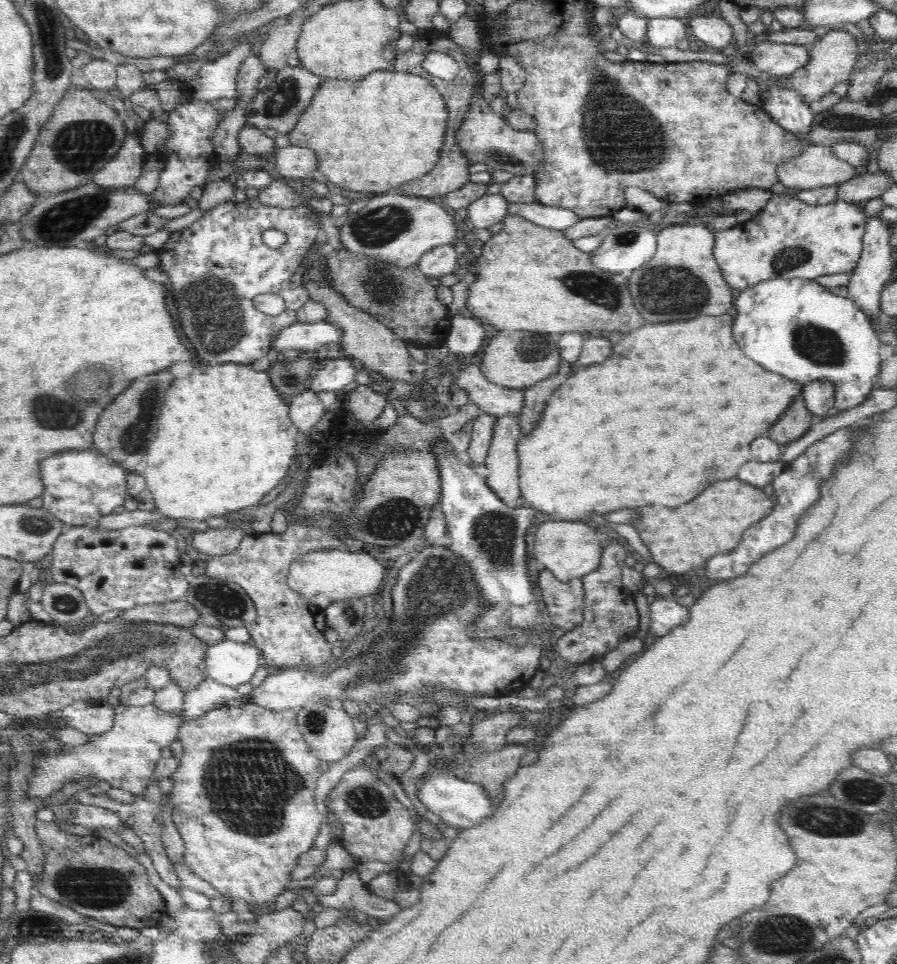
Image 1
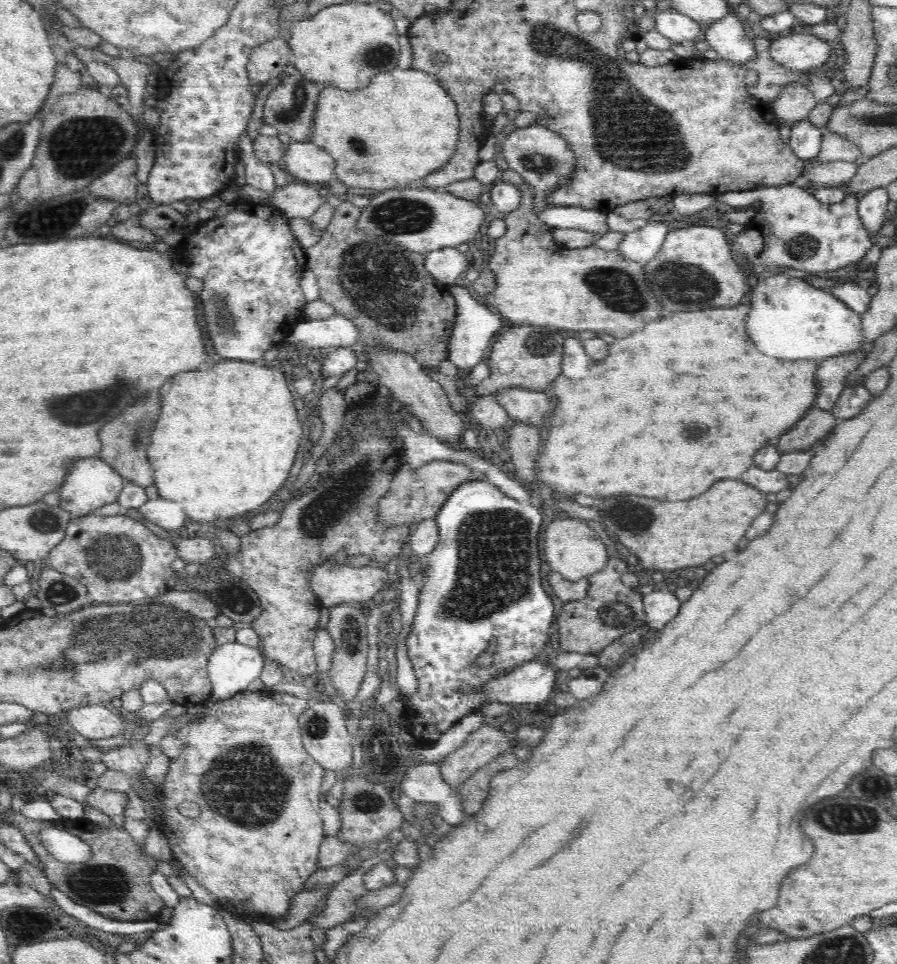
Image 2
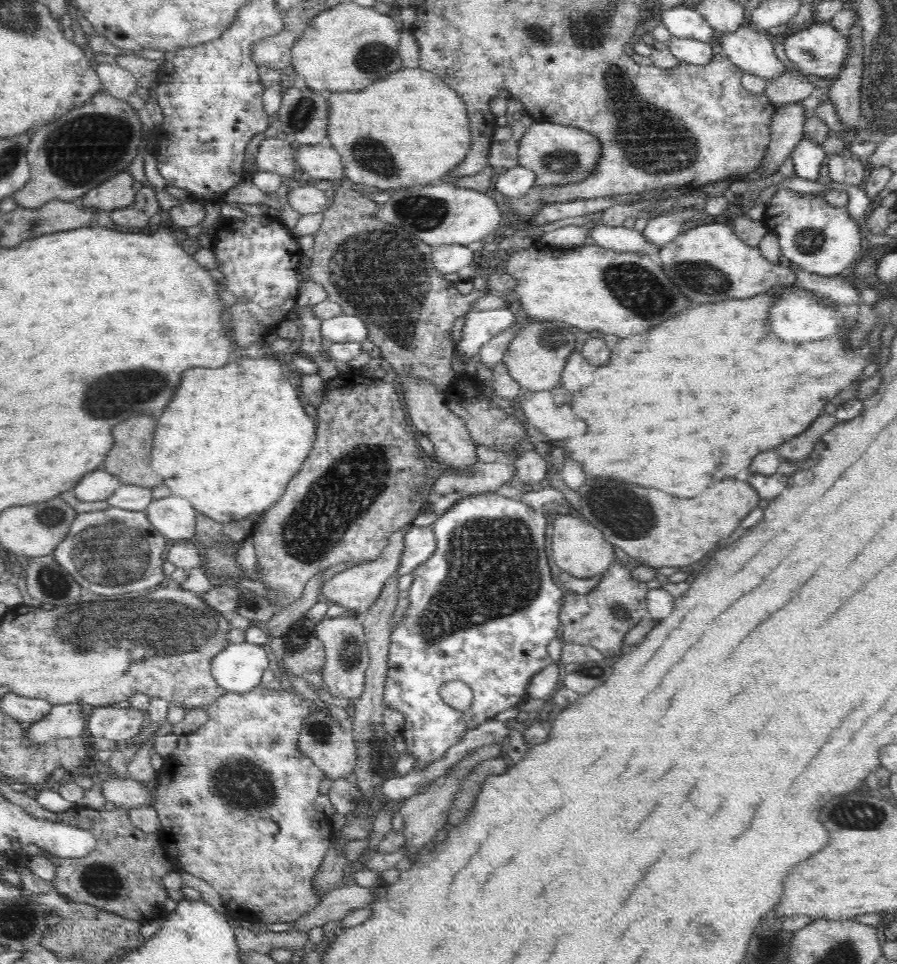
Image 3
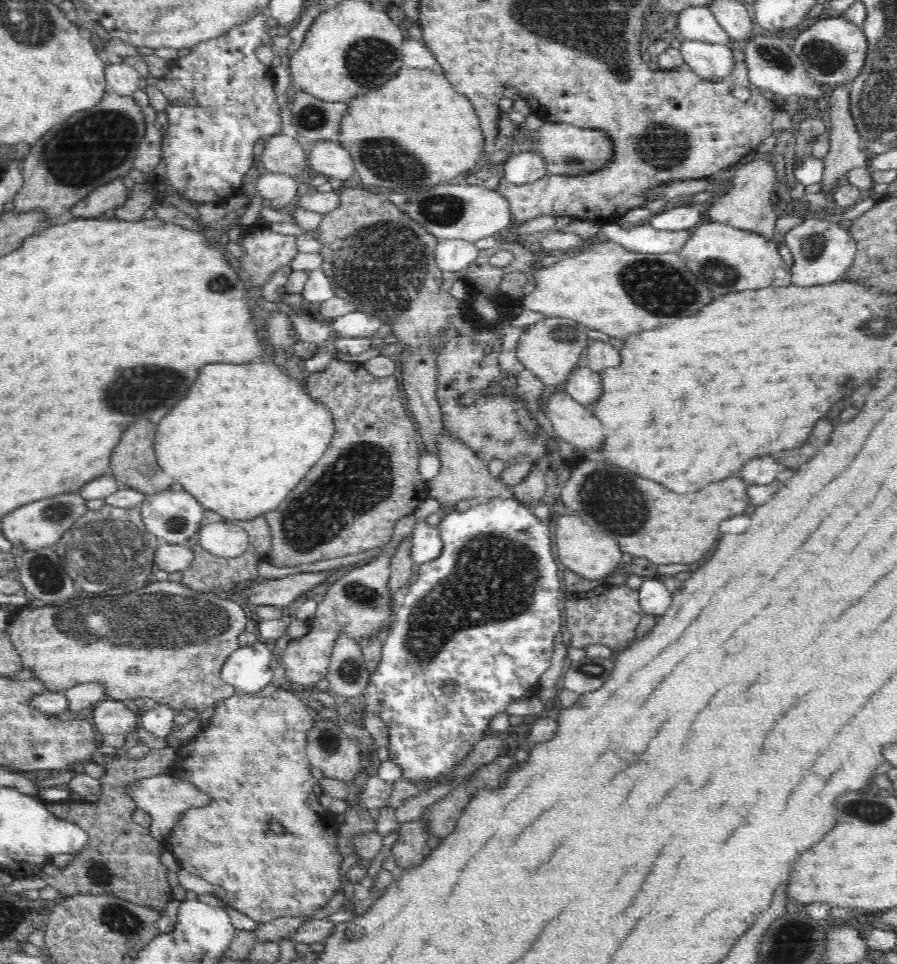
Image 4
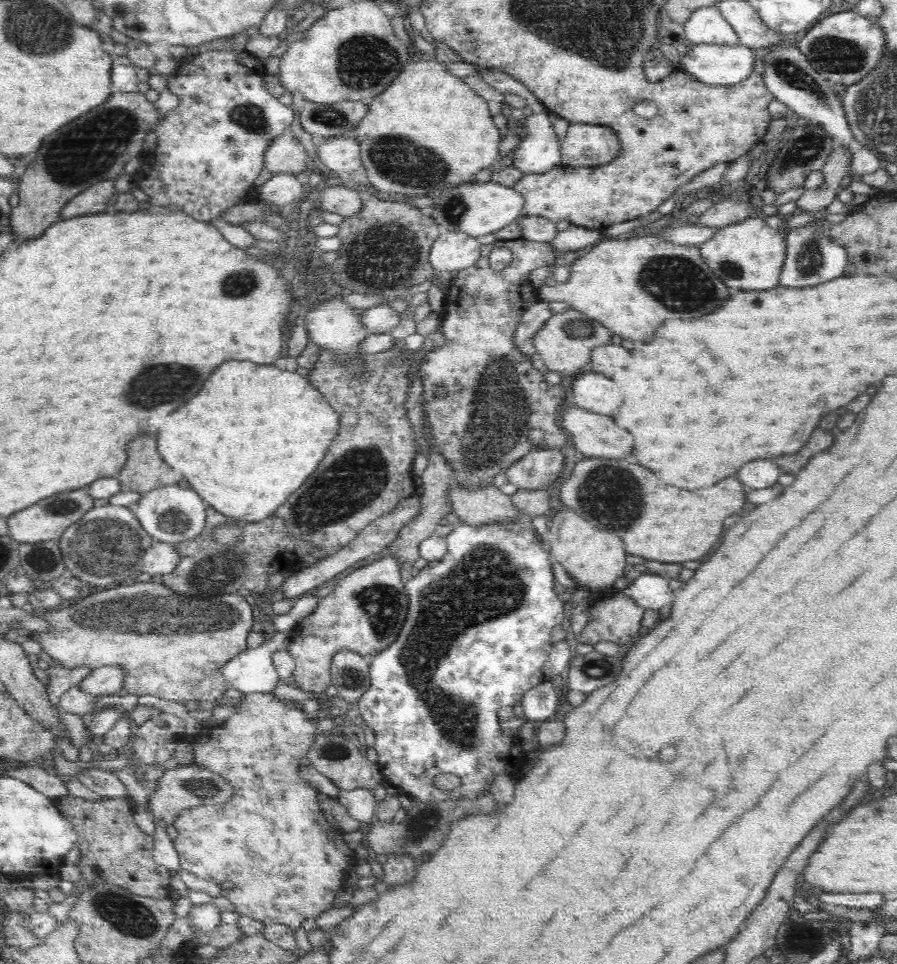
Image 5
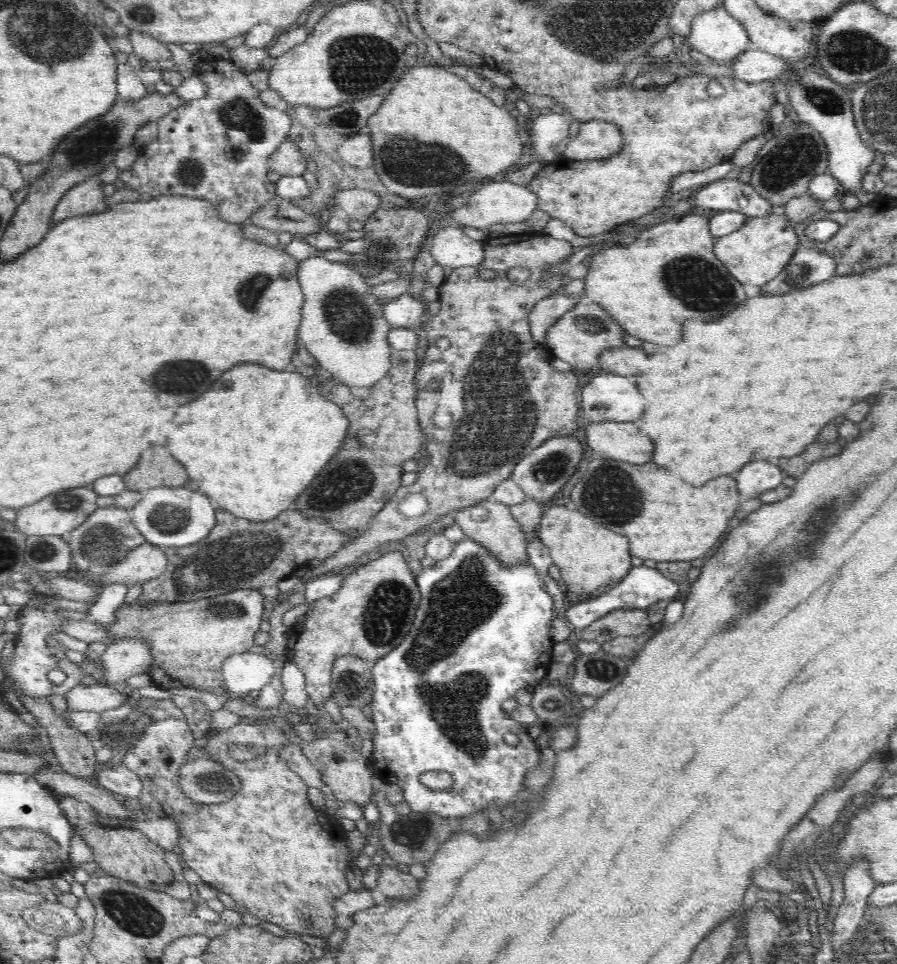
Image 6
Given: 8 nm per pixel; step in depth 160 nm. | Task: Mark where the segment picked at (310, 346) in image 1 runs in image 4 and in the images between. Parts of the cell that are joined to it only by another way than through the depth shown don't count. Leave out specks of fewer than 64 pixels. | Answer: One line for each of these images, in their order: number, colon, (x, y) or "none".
2: (337, 331)
3: (343, 328)
4: (354, 324)

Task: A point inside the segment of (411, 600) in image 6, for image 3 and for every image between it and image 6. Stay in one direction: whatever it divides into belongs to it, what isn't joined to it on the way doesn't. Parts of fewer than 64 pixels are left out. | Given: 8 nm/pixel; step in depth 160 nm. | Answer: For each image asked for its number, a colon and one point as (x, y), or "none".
3: (357, 588)
4: (359, 604)
5: (364, 613)

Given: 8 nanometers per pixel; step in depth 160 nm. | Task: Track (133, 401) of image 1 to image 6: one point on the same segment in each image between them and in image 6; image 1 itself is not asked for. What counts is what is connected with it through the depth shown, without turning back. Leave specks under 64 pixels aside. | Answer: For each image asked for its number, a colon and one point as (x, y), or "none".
2: (125, 442)
3: (129, 460)
4: (133, 465)
5: (144, 471)
6: (154, 469)

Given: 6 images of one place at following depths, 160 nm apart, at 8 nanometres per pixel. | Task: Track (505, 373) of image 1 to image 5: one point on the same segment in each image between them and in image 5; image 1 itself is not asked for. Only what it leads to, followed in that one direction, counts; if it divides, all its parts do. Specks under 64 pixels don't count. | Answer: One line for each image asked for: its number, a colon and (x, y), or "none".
2: (530, 357)
3: (536, 358)
4: (550, 349)
5: (565, 342)

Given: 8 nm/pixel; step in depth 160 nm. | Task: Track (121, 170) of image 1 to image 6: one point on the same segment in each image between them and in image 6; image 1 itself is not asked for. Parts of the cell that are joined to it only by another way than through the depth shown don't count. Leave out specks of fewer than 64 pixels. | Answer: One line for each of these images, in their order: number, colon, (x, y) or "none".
2: (119, 184)
3: (116, 193)
4: (112, 195)
5: (94, 199)
6: (86, 198)

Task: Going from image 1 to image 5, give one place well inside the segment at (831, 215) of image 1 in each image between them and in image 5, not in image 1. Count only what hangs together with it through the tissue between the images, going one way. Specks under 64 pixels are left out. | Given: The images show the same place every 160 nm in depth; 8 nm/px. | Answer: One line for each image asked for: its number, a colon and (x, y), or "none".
2: (793, 230)
3: (813, 235)
4: (822, 251)
5: (811, 259)

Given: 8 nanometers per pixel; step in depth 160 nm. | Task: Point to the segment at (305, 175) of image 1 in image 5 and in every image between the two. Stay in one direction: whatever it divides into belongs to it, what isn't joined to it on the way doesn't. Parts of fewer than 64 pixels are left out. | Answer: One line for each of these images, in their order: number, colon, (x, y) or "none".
2: (305, 162)
3: (321, 161)
4: (329, 157)
5: (341, 155)

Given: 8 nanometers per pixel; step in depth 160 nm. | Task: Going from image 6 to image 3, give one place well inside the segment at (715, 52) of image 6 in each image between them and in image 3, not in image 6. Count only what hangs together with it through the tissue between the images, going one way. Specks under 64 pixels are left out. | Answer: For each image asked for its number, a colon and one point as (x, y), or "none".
3: (682, 22)
4: (696, 22)
5: (706, 25)

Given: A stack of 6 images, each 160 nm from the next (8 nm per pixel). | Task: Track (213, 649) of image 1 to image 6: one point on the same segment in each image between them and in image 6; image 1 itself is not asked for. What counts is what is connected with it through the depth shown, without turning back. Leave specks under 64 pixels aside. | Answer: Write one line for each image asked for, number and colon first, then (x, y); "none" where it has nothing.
2: (232, 666)
3: (239, 667)
4: (247, 669)
5: (252, 671)
6: (247, 671)

